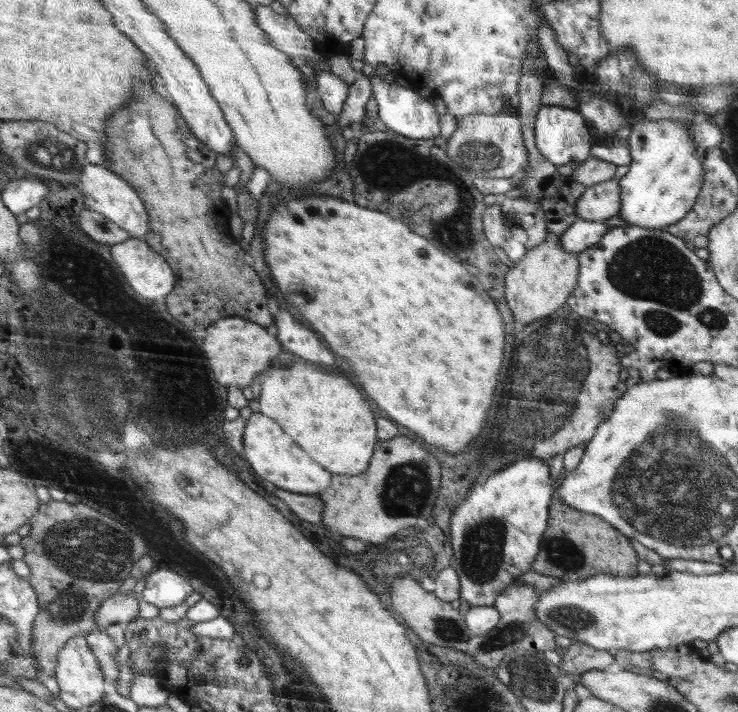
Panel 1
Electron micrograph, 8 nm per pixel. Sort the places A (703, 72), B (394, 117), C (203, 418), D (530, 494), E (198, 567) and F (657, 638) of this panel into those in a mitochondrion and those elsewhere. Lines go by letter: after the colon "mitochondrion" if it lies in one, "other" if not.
A: other
B: other
C: mitochondrion
D: other
E: other
F: other

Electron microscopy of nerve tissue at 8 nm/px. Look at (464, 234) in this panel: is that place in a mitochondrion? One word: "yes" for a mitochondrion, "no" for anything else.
yes

